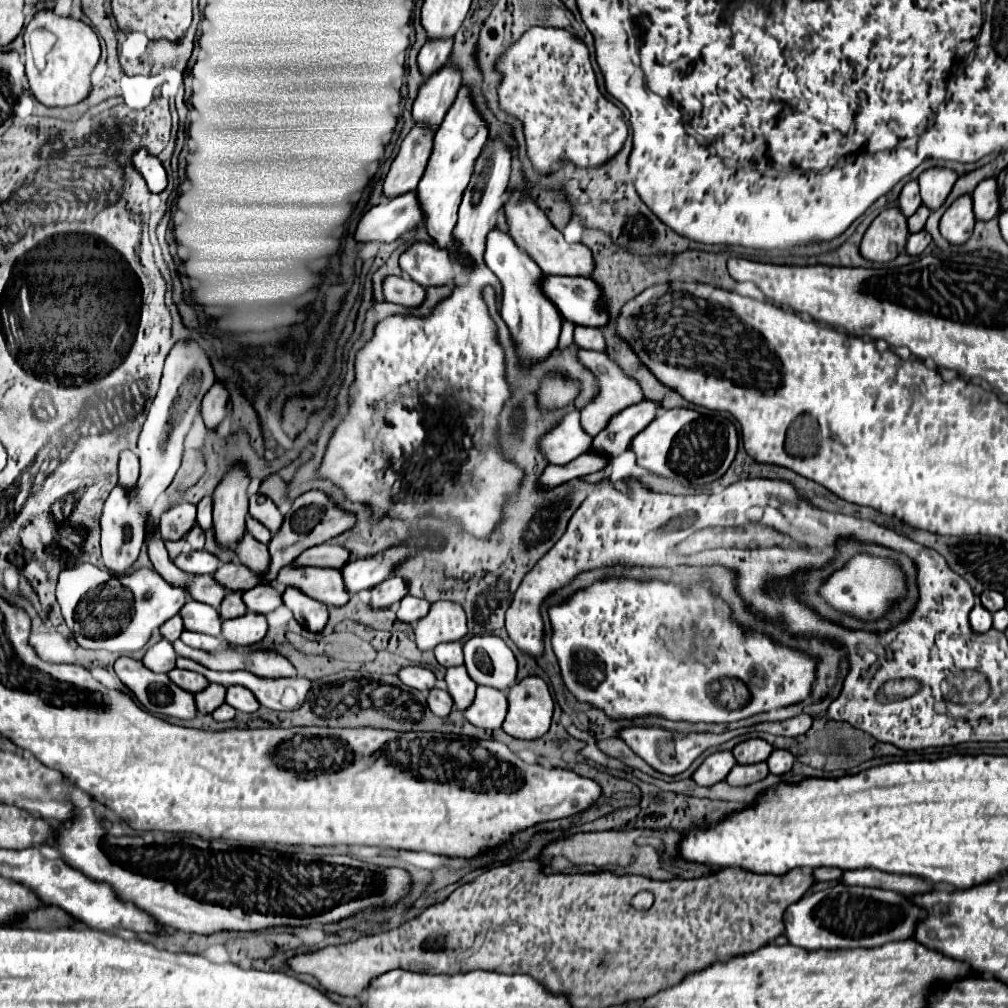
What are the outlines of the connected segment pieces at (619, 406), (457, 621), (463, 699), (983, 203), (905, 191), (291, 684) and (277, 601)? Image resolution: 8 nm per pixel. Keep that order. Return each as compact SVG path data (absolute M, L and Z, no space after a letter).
M580 350L578 358L588 364L588 368L596 374L596 378L600 380L600 394L582 408L582 428L586 428L586 432L590 432L592 436L600 434L606 424L612 420L612 416L620 414L622 410L626 410L632 404L638 404L640 400L644 400L644 392L642 386L638 384L638 380L634 380L632 376L628 376L608 354L604 352L590 352L590 350Z
M434 602L430 612L414 624L416 646L420 650L432 650L442 642L458 642L466 632L466 614L454 602Z
M454 666L454 668L448 668L446 670L446 686L448 686L448 694L452 696L454 704L464 710L472 704L474 700L474 690L476 690L476 684L474 680L468 676L466 672L466 666Z
M988 178L980 182L972 194L972 200L974 200L976 220L992 220L994 216L998 216L1000 204L998 204L996 178Z
M912 180L912 182L908 182L908 184L902 188L902 192L900 192L900 196L898 196L898 208L900 208L900 212L908 218L908 216L912 216L912 214L916 212L916 208L918 208L920 204L922 204L922 202L920 202L920 196L918 196L918 182Z
M178 658L176 662L178 668L184 670L194 670L200 672L202 676L206 676L210 682L218 682L222 686L234 686L234 684L242 684L246 688L250 688L256 696L256 700L270 708L270 710L294 710L298 708L304 700L306 694L310 690L310 680L308 678L262 678L256 676L252 672L246 670L234 670L234 672L214 672L190 658Z
M276 582L272 584L258 584L244 592L244 602L248 610L258 614L268 614L282 606L282 592L276 588Z

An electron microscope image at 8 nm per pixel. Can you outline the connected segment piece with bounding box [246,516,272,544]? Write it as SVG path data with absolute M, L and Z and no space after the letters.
M248 516L246 518L246 530L252 534L252 536L256 536L256 540L260 540L262 544L268 544L270 542L270 532L268 532L268 528L264 526L264 524L260 524L258 520L254 520L252 516Z

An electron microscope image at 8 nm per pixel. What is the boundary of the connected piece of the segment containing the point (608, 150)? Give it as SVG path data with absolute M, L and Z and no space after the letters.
M532 26L530 30L526 30L526 32L522 34L520 40L516 40L510 48L506 48L506 52L502 54L502 57L494 68L494 70L502 76L497 90L498 104L500 104L500 108L502 108L506 114L510 114L510 116L514 116L514 118L518 118L518 120L522 122L522 126L524 126L524 138L526 138L526 156L528 156L528 160L532 162L534 170L536 170L538 174L542 174L542 176L544 176L544 174L552 174L558 164L568 164L568 162L574 164L576 168L600 168L600 166L604 166L608 160L612 160L612 158L622 150L622 146L624 146L624 142L626 142L626 138L628 138L628 124L626 124L624 118L622 118L622 110L620 110L616 104L612 104L610 100L606 100L604 94L600 92L600 88L598 88L598 84L596 84L596 74L594 74L592 64L590 64L588 48L584 48L584 46L586 46L586 44L584 44L580 38L572 38L570 32L564 30L564 28Z

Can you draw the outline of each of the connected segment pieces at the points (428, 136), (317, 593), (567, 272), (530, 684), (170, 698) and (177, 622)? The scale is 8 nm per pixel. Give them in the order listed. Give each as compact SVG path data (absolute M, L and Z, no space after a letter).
M418 126L406 134L398 156L392 160L392 166L382 182L382 194L386 200L416 190L432 152L432 138L434 132L422 132Z
M282 568L282 572L278 572L278 584L282 584L284 588L292 586L302 590L306 596L324 602L326 606L344 606L350 600L350 594L346 592L346 586L342 584L342 574L334 568Z
M520 192L512 194L510 200L504 204L508 220L510 220L510 236L514 238L516 246L520 250L524 250L544 272L544 276L592 276L596 262L592 256L592 250L588 246L584 246L582 242L566 242L562 232L556 230L548 216L530 200L524 198Z
M538 676L516 682L508 692L508 716L502 730L514 738L534 740L548 732L552 720L552 696Z
M122 656L116 660L114 670L118 674L118 678L132 690L132 694L140 700L140 704L152 712L152 714L164 714L164 716L172 716L172 718L180 718L180 720L192 720L196 716L196 702L194 702L194 694L182 690L180 686L176 686L166 674L156 674L150 672L150 668L146 668L140 660Z
M174 616L174 618L170 618L170 620L160 628L160 634L162 634L162 638L166 638L166 640L174 642L174 640L178 640L178 638L180 638L182 630L184 630L182 618L180 618L180 616Z

